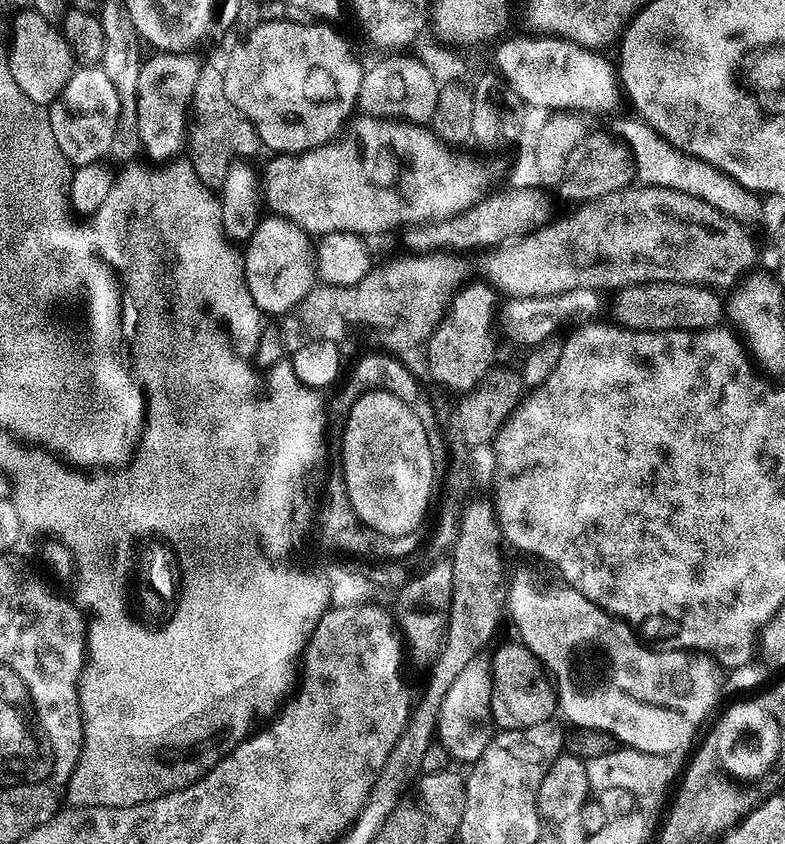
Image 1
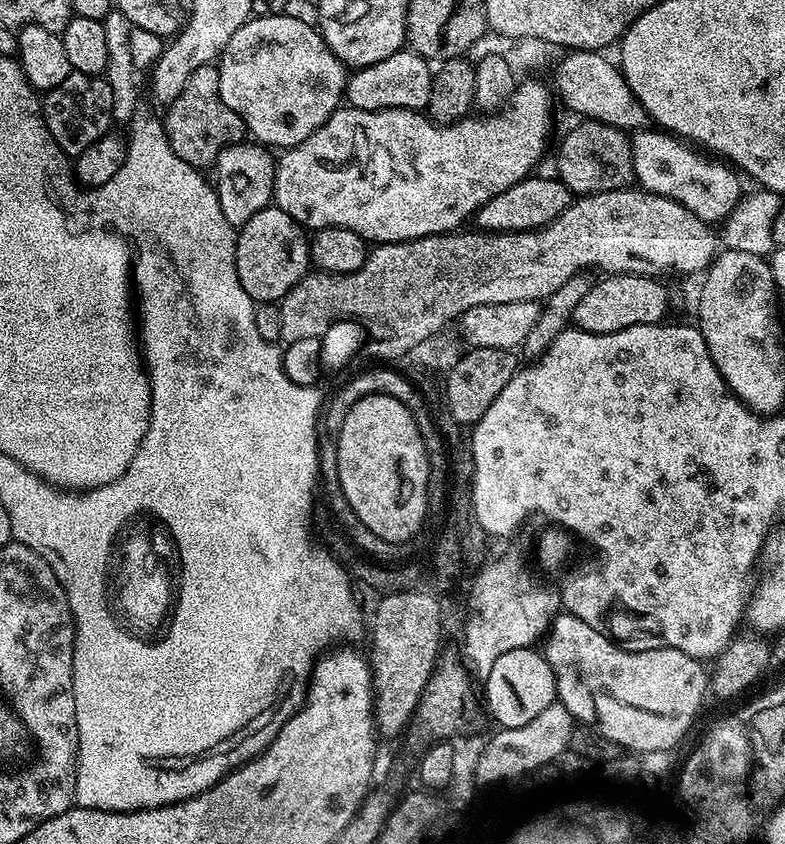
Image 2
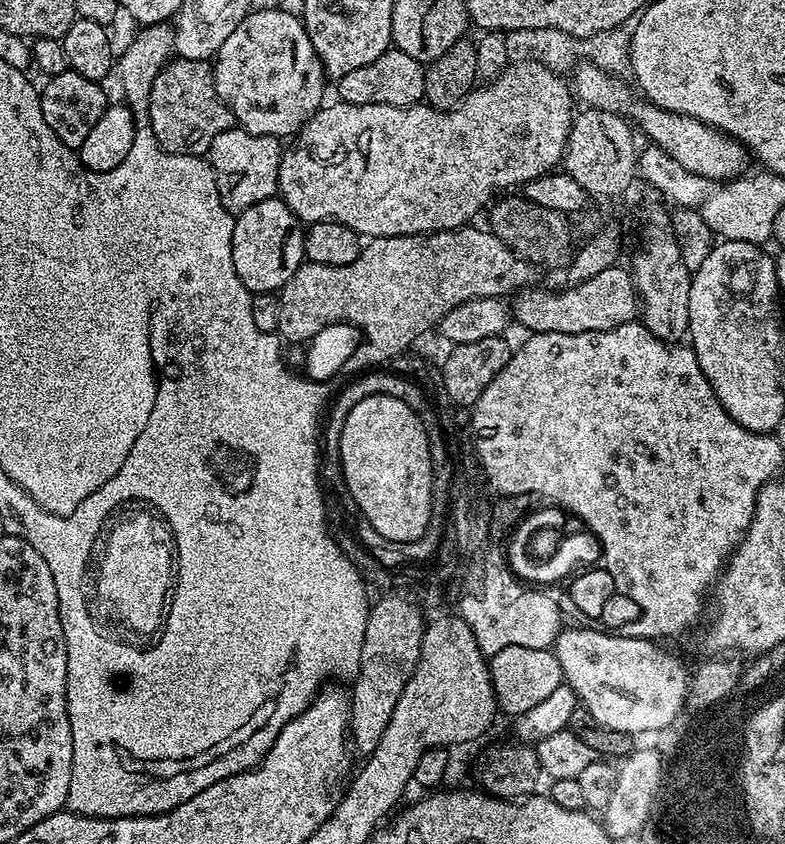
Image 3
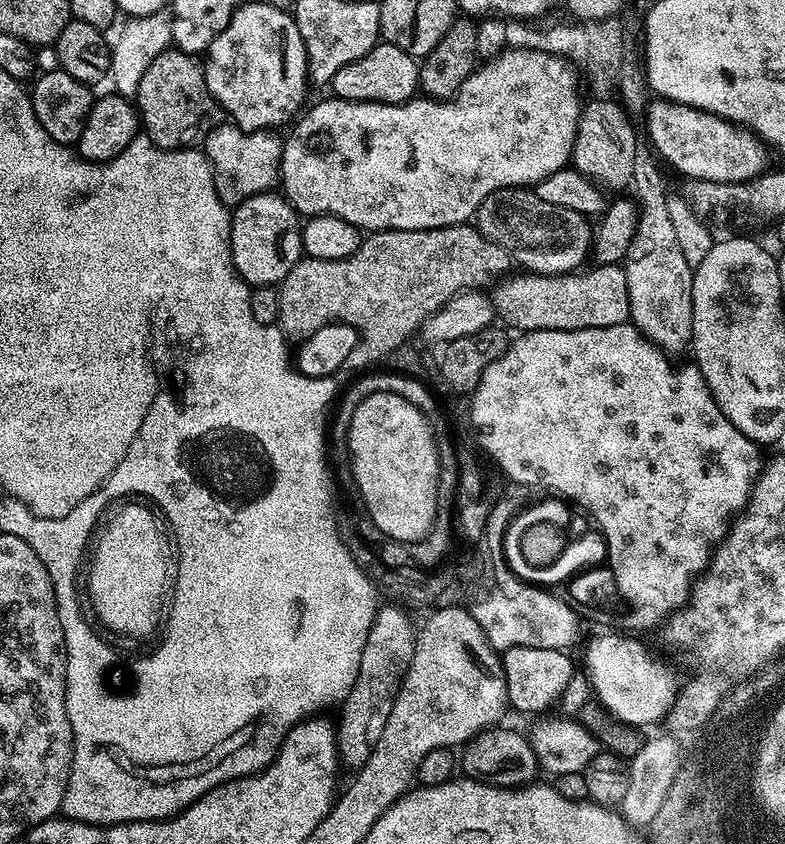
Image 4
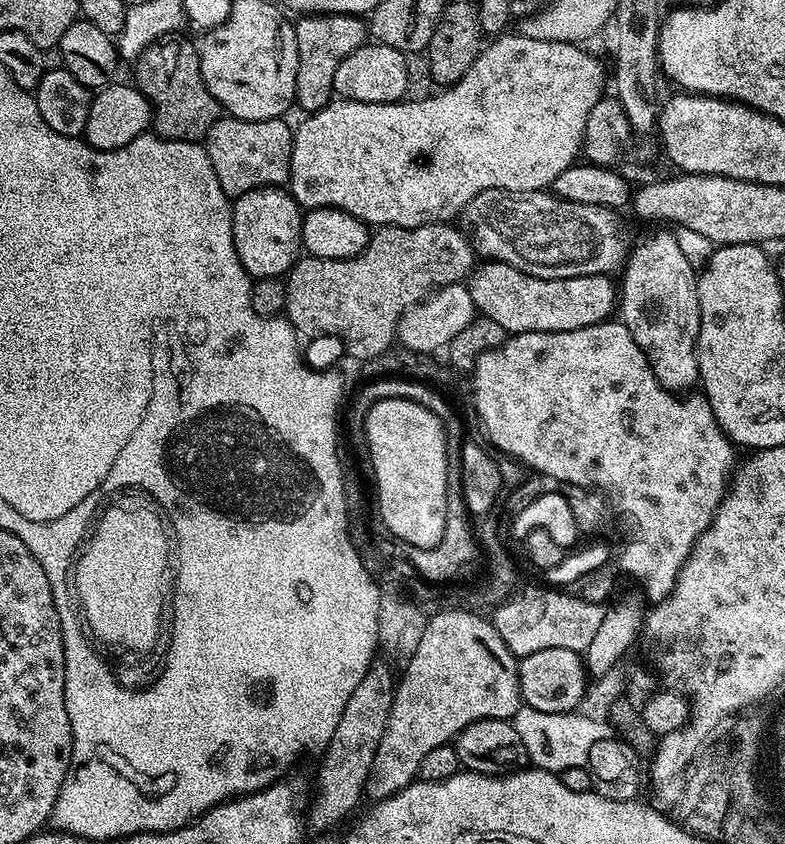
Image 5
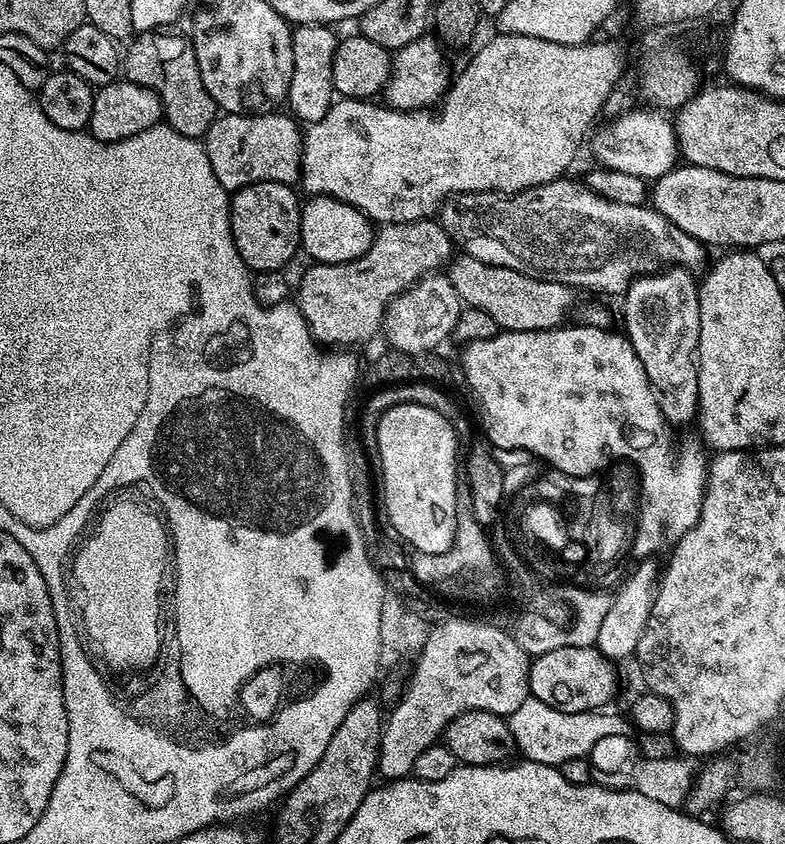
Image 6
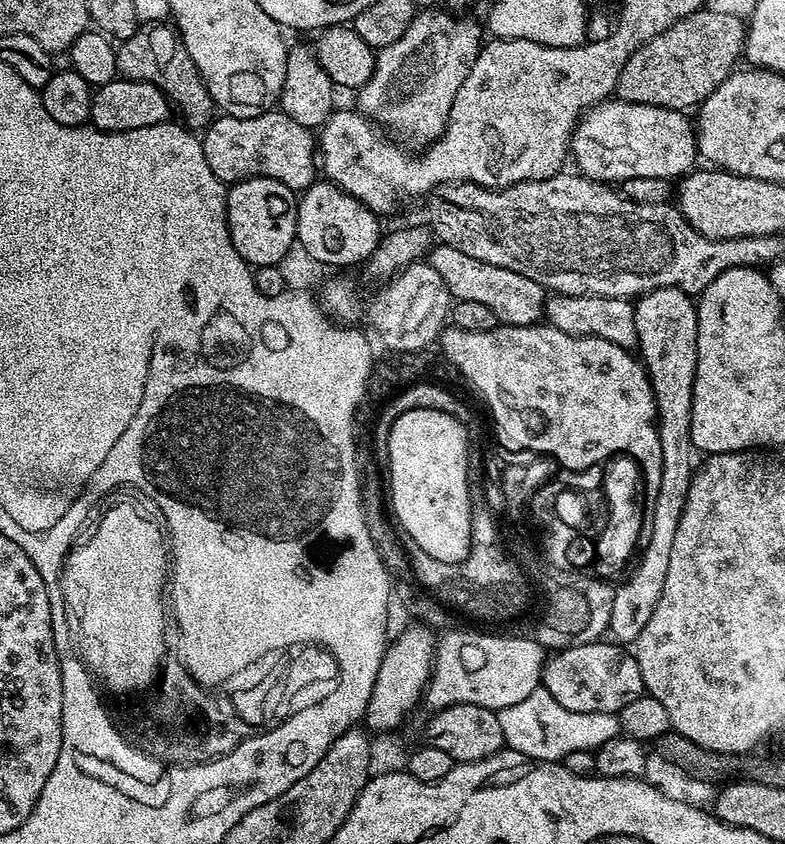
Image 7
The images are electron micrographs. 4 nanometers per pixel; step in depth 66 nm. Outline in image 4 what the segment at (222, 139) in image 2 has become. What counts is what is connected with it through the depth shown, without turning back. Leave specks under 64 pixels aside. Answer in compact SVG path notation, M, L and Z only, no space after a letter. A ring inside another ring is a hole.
M169 46L158 54L138 83L134 97L143 131L159 148L196 148L203 145L222 120L222 109L210 94L204 65L193 53Z

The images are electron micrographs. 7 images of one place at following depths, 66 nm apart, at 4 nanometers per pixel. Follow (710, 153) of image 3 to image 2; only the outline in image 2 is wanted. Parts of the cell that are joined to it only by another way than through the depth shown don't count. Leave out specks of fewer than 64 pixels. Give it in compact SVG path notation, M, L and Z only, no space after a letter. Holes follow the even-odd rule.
M572 50L555 65L556 88L560 96L581 117L590 120L600 120L621 130L640 130L649 123L648 112L638 102L638 98L624 81L624 74L615 63L607 60L607 55L599 51L582 52ZM568 56L568 57L566 57ZM565 59L565 60L564 60ZM564 60L564 61L563 61ZM561 63L561 64L560 64ZM560 64L560 65L559 65Z

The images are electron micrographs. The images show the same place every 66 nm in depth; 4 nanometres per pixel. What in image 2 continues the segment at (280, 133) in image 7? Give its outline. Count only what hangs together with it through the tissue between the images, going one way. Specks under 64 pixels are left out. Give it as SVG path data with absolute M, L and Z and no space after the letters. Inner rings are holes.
M259 142L229 144L220 152L214 165L214 187L226 221L239 230L258 214L258 210L273 203L272 191L276 177L276 160L273 153Z

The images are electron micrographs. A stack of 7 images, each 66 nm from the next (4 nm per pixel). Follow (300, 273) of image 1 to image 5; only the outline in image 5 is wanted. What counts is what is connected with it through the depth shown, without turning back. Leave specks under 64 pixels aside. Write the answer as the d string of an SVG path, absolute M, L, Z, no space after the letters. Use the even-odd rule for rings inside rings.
M280 186L255 188L232 204L233 242L242 266L252 278L283 277L302 256L302 209L291 192Z

